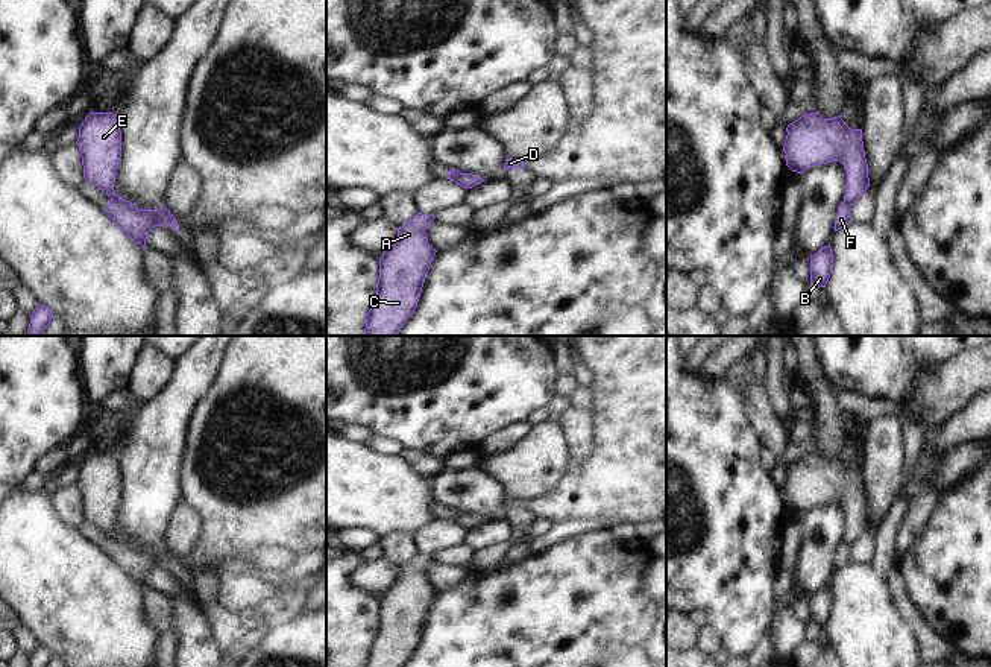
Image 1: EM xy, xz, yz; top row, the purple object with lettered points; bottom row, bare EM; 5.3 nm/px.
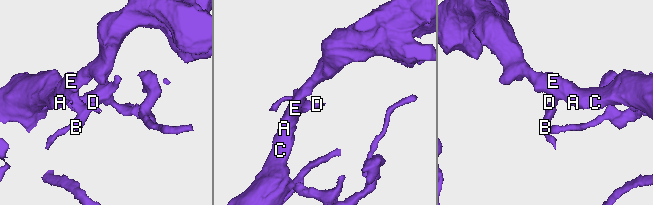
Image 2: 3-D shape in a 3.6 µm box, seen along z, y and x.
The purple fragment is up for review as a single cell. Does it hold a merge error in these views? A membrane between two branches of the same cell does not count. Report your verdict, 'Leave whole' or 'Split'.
Split.

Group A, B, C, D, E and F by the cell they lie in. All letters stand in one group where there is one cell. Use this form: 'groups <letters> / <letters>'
groups A C E / B D F

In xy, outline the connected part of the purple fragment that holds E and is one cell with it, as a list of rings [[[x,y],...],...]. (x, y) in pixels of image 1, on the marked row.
[[[90,112],[79,126],[77,146],[82,156],[83,178],[105,194],[132,210],[138,207],[114,190],[115,170],[121,158],[121,131],[112,112]]]

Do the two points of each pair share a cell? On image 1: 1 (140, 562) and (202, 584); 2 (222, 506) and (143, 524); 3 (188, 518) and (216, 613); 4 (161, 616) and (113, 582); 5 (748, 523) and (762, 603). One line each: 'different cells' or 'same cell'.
1: different cells
2: different cells
3: same cell
4: different cells
5: same cell

